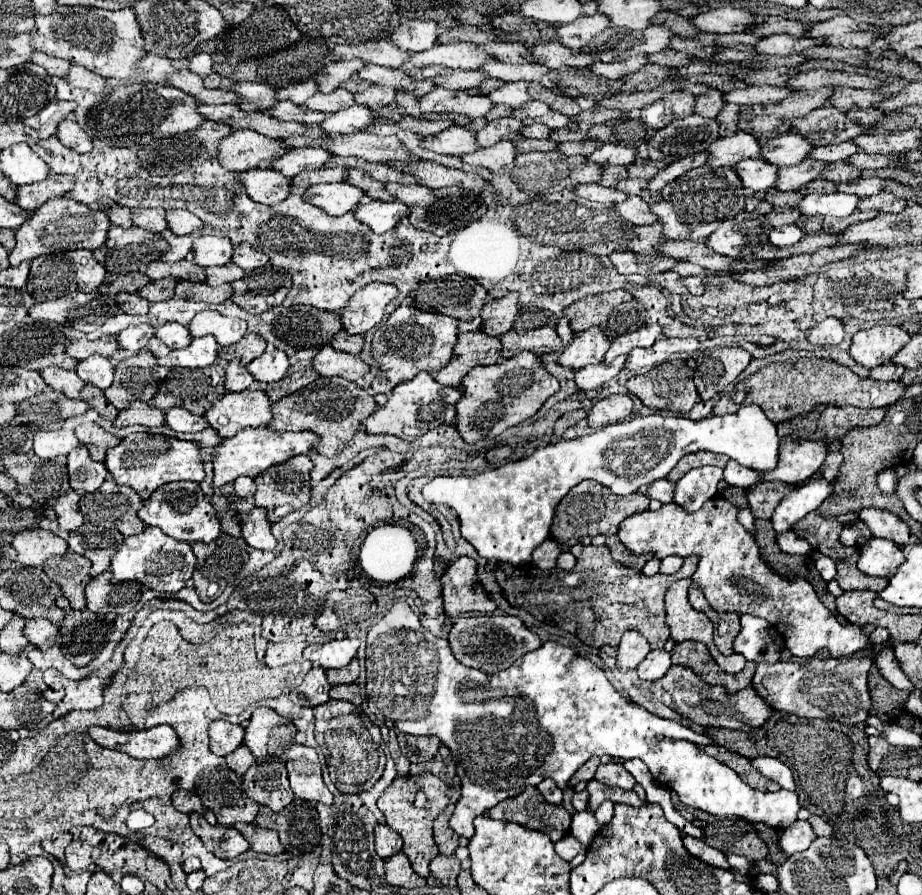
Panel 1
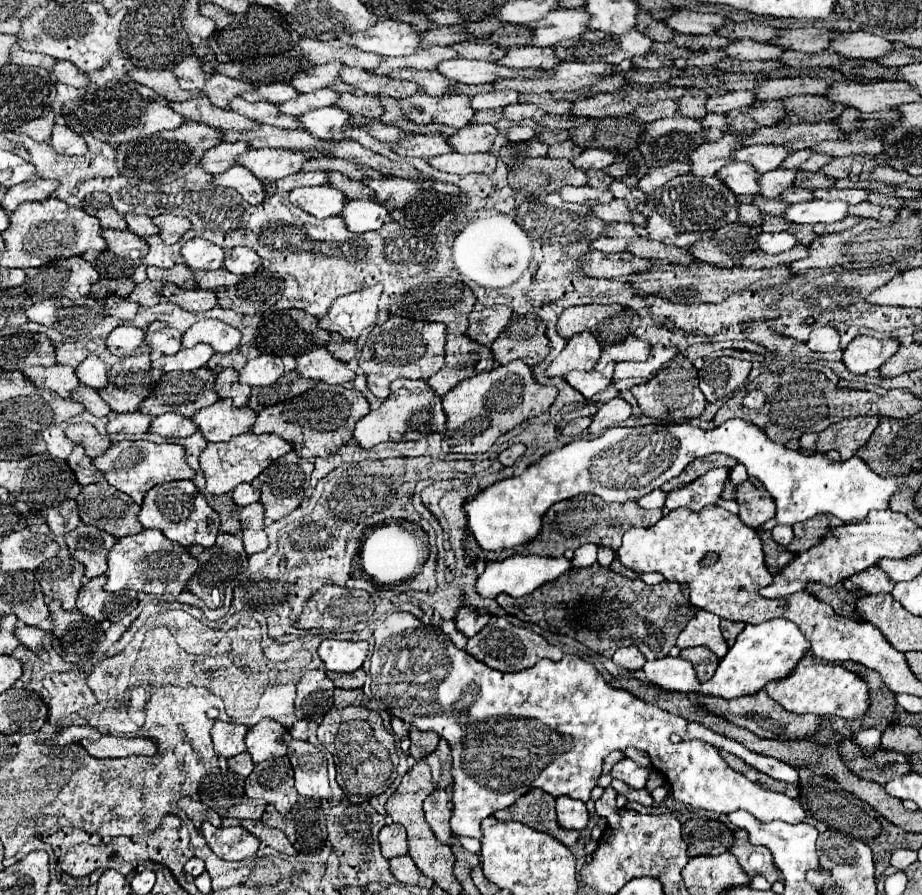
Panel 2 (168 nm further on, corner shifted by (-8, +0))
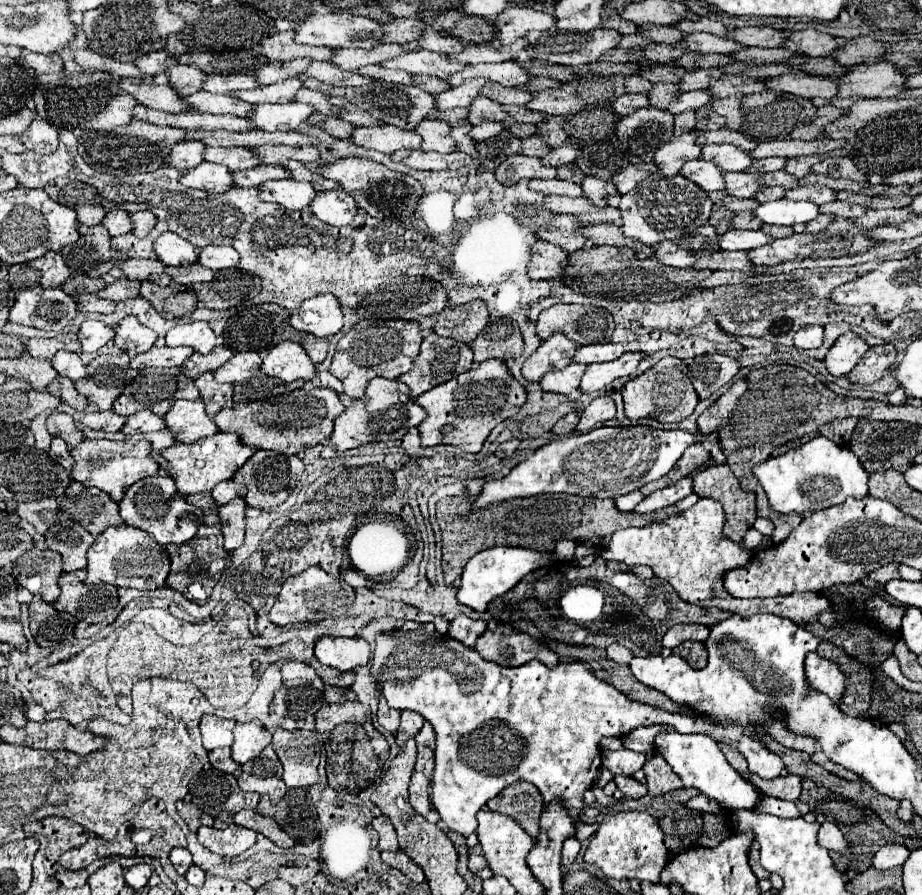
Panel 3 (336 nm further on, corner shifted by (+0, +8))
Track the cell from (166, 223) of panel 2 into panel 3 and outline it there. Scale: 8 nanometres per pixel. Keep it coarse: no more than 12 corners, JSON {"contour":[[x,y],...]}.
{"contour":[[135,212],[133,234],[145,238],[157,224],[153,212]]}

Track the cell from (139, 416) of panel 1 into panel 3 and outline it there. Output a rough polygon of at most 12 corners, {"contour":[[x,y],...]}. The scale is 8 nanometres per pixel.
{"contour":[[109,412],[85,414],[81,424],[93,430],[119,432],[125,416]]}

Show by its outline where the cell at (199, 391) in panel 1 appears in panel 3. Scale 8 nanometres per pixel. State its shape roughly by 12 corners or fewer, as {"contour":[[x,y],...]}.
{"contour":[[147,368],[113,410],[165,416],[175,400],[195,400],[195,380],[179,368]]}

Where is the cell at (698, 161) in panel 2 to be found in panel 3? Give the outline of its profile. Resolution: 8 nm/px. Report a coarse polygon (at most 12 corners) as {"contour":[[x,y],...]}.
{"contour":[[701,130],[681,134],[655,152],[659,172],[675,176],[701,156]]}

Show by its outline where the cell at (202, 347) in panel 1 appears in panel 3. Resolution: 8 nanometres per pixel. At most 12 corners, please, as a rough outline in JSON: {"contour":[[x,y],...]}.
{"contour":[[153,346],[131,356],[131,368],[181,366],[195,350]]}

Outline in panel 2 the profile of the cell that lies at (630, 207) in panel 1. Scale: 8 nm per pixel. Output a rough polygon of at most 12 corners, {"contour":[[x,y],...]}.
{"contour":[[623,200],[591,206],[591,214],[605,222],[645,226],[639,212]]}

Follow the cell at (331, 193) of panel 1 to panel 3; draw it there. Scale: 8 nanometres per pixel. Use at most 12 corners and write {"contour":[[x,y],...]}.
{"contour":[[271,180],[259,186],[265,202],[309,210],[317,190],[309,182]]}

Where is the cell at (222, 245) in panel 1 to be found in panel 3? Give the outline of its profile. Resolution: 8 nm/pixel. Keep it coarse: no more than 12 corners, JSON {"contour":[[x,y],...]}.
{"contour":[[163,232],[155,252],[167,266],[189,266],[199,248],[175,232]]}

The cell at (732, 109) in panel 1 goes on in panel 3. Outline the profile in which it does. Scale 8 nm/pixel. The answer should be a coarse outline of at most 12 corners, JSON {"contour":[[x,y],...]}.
{"contour":[[695,110],[675,116],[675,136],[691,132],[697,124]]}

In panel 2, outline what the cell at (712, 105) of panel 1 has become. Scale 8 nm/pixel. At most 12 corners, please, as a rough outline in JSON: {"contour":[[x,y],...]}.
{"contour":[[689,88],[679,100],[679,114],[701,120],[707,94]]}

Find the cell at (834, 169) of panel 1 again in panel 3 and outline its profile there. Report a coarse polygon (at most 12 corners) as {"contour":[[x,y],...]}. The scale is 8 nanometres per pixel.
{"contour":[[777,170],[763,174],[763,186],[797,188],[799,178]]}

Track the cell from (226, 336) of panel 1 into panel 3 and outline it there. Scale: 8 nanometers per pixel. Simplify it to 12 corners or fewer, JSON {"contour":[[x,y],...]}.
{"contour":[[203,320],[179,324],[167,346],[191,346],[201,354],[215,348],[215,332]]}

